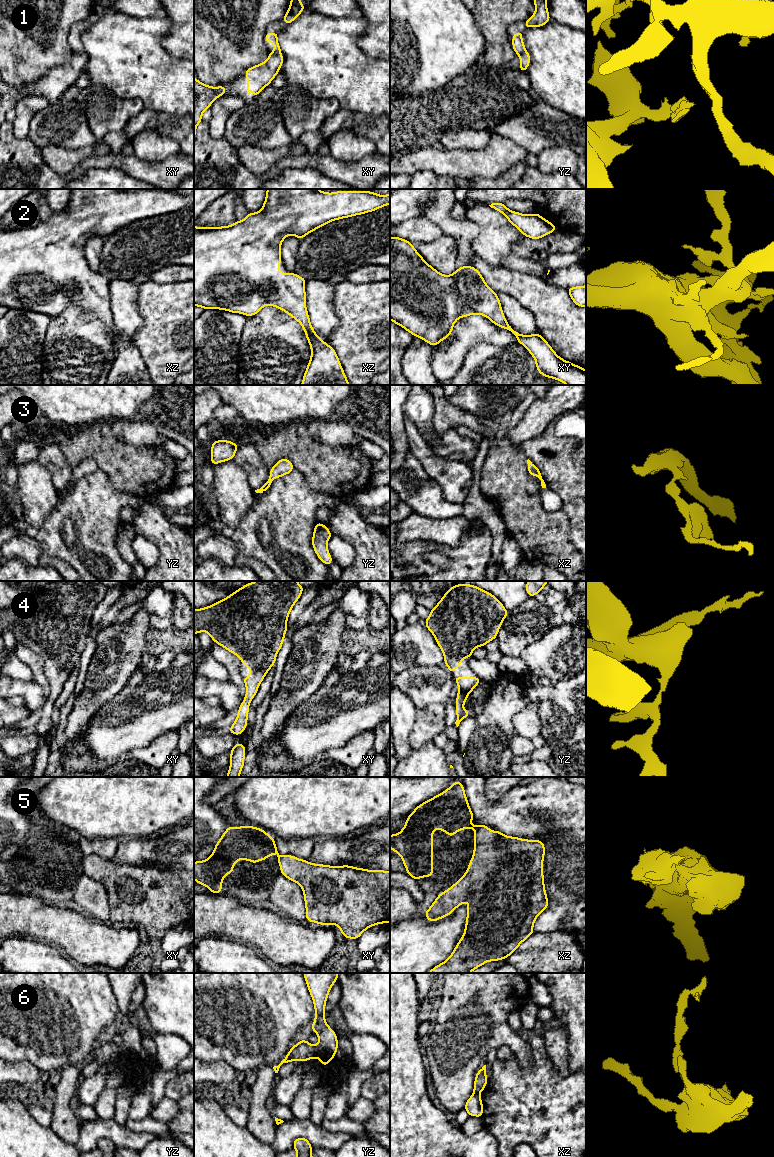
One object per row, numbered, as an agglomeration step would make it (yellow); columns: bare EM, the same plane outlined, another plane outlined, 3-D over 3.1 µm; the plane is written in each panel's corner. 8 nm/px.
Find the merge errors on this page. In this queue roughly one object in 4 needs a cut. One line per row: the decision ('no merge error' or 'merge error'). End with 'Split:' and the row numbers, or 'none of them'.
1: merge error
2: no merge error
3: no merge error
4: no merge error
5: merge error
6: merge error
Split: 1, 5, 6

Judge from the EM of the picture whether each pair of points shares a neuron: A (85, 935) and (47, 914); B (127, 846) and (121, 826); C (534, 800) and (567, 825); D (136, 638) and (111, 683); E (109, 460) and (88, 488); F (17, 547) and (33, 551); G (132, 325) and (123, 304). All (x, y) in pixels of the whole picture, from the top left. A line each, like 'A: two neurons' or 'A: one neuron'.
A: one neuron
B: two neurons
C: one neuron
D: one neuron
E: two neurons
F: one neuron
G: one neuron

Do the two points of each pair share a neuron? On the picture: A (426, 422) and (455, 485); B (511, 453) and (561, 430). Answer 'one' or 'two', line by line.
A: two
B: two

